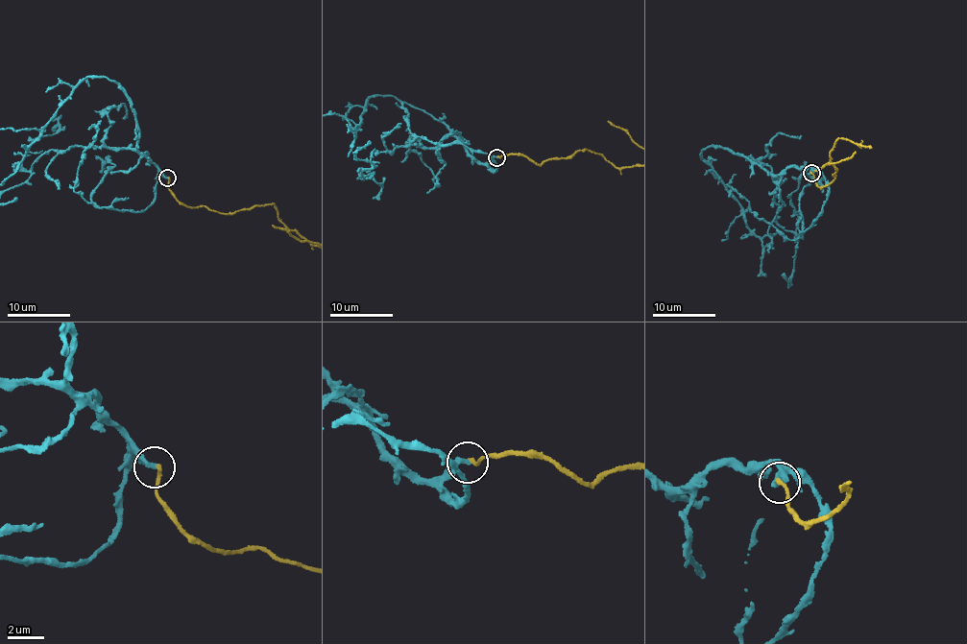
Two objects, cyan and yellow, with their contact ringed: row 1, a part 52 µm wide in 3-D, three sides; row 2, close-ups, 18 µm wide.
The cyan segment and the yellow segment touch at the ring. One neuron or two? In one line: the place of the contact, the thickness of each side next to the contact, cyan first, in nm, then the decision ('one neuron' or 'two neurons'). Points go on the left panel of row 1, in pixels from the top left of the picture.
(167, 178) | 320/200 nm | two neurons

